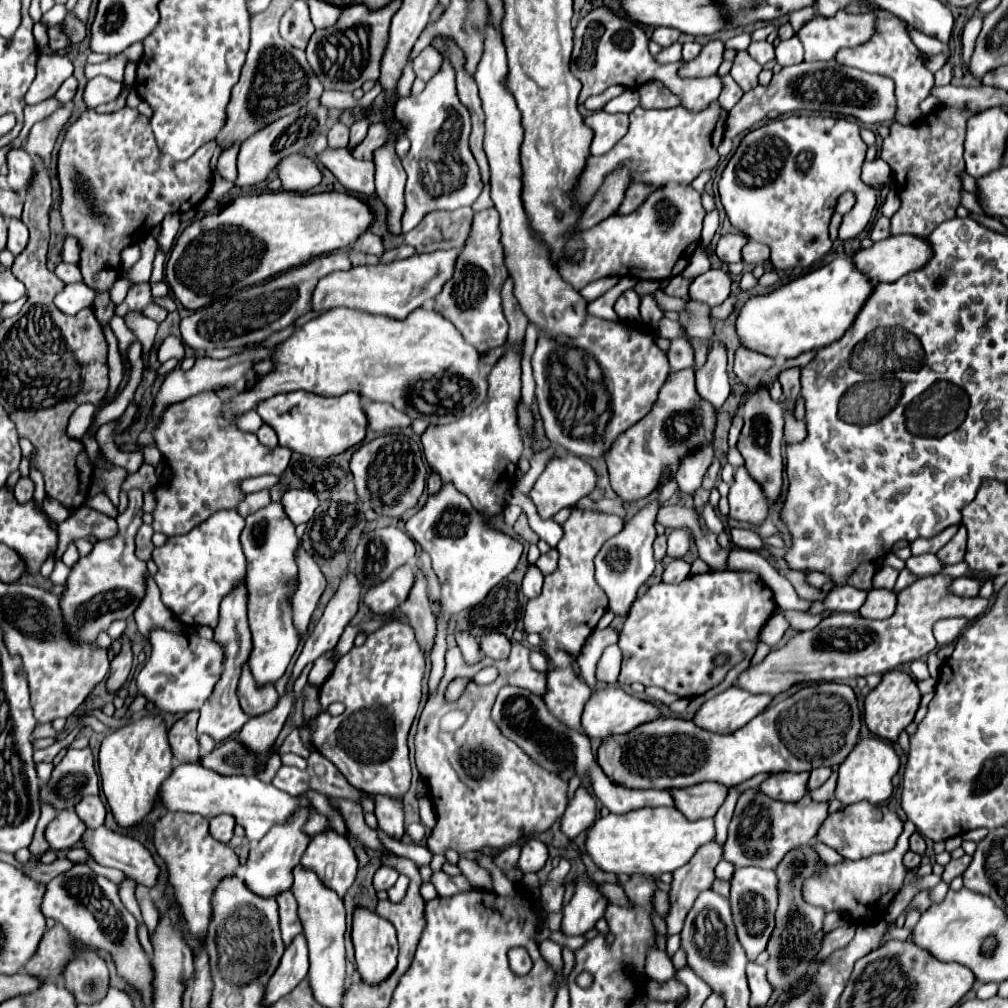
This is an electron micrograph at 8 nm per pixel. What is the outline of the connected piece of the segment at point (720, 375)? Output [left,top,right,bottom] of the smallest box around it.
[696,340,730,408]

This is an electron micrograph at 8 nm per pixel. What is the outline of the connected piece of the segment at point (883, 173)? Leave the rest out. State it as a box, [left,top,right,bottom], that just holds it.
[862,158,892,188]

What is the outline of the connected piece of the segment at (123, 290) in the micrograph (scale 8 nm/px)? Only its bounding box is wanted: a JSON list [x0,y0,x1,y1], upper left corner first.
[110,278,132,305]

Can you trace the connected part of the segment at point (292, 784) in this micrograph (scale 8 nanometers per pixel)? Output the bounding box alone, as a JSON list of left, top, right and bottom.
[272,752,360,802]

